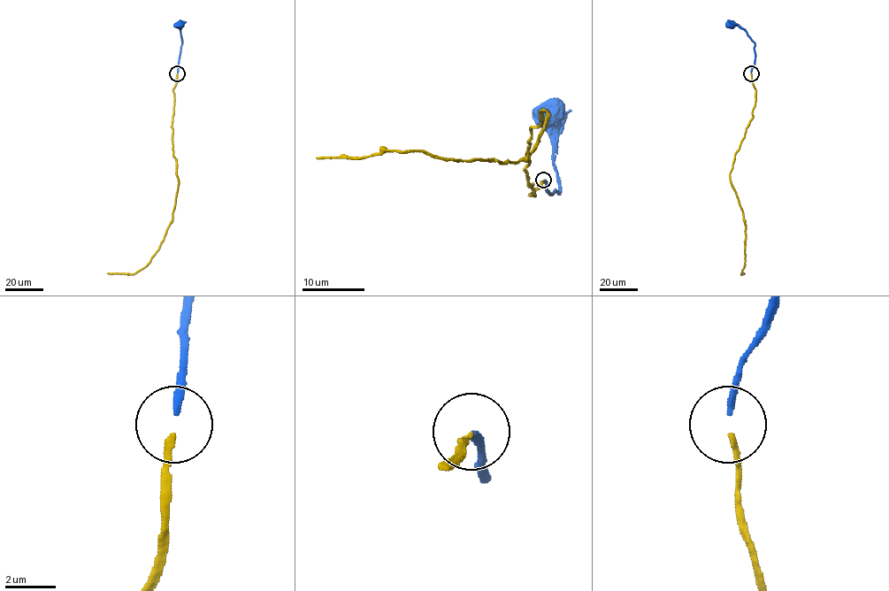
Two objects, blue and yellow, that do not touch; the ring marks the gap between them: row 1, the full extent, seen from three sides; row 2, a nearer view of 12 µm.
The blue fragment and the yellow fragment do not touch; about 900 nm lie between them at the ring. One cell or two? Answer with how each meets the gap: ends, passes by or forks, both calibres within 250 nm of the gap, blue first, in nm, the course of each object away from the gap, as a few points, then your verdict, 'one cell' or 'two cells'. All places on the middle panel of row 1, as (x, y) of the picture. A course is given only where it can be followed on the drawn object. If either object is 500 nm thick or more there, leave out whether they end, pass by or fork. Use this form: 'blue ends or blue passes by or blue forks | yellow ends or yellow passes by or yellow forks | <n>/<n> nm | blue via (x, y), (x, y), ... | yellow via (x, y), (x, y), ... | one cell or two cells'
blue ends | yellow ends | 260/190 nm | blue via (543, 179), (545, 187), (551, 193), (555, 190), (559, 193), (554, 160), (554, 119), (547, 115) | yellow via (543, 179), (531, 195), (527, 148), (543, 110), (537, 143), (518, 162), (458, 160), (421, 150), (316, 157) | one cell

